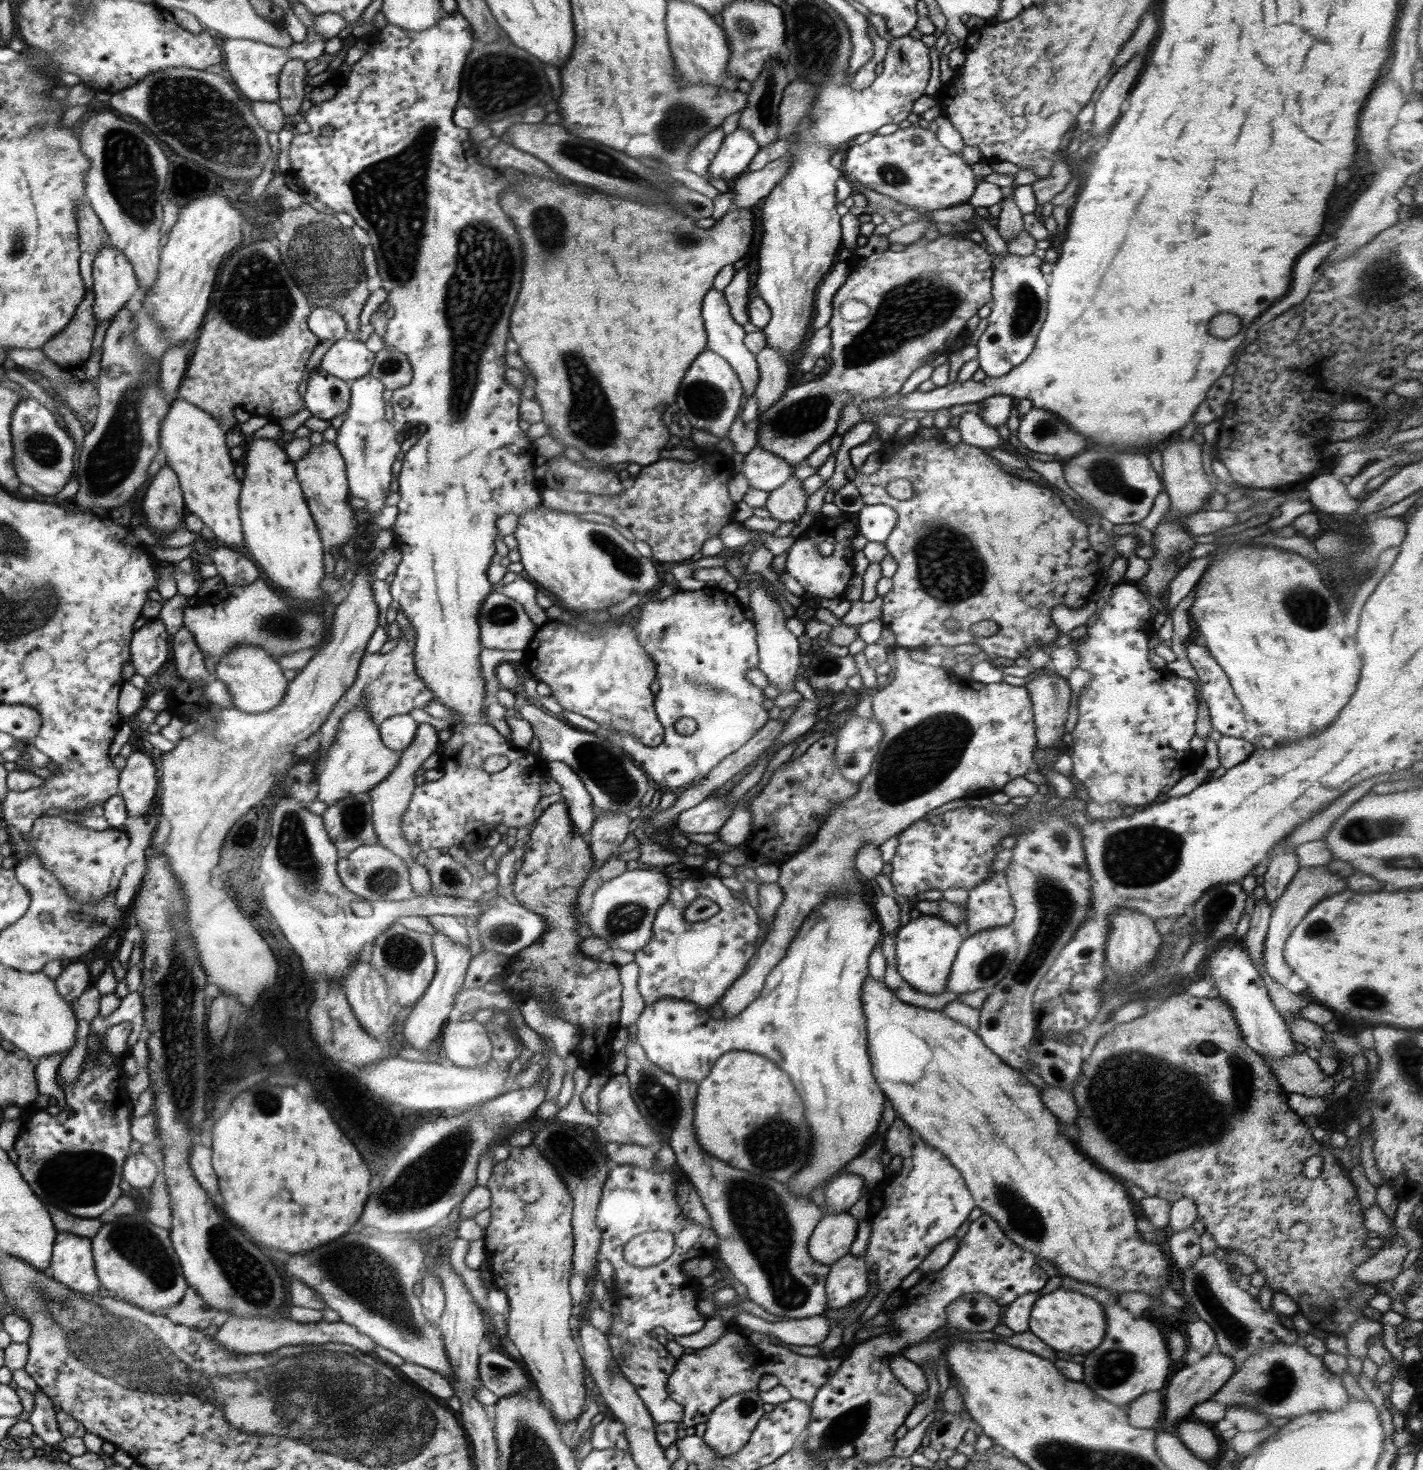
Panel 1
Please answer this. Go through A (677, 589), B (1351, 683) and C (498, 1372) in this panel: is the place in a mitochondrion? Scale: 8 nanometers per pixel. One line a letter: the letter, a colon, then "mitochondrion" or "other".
A: other
B: other
C: mitochondrion

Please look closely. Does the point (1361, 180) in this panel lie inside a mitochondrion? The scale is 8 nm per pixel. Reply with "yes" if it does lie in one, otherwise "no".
no

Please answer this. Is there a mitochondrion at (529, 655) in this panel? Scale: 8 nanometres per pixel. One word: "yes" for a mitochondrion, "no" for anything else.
no

